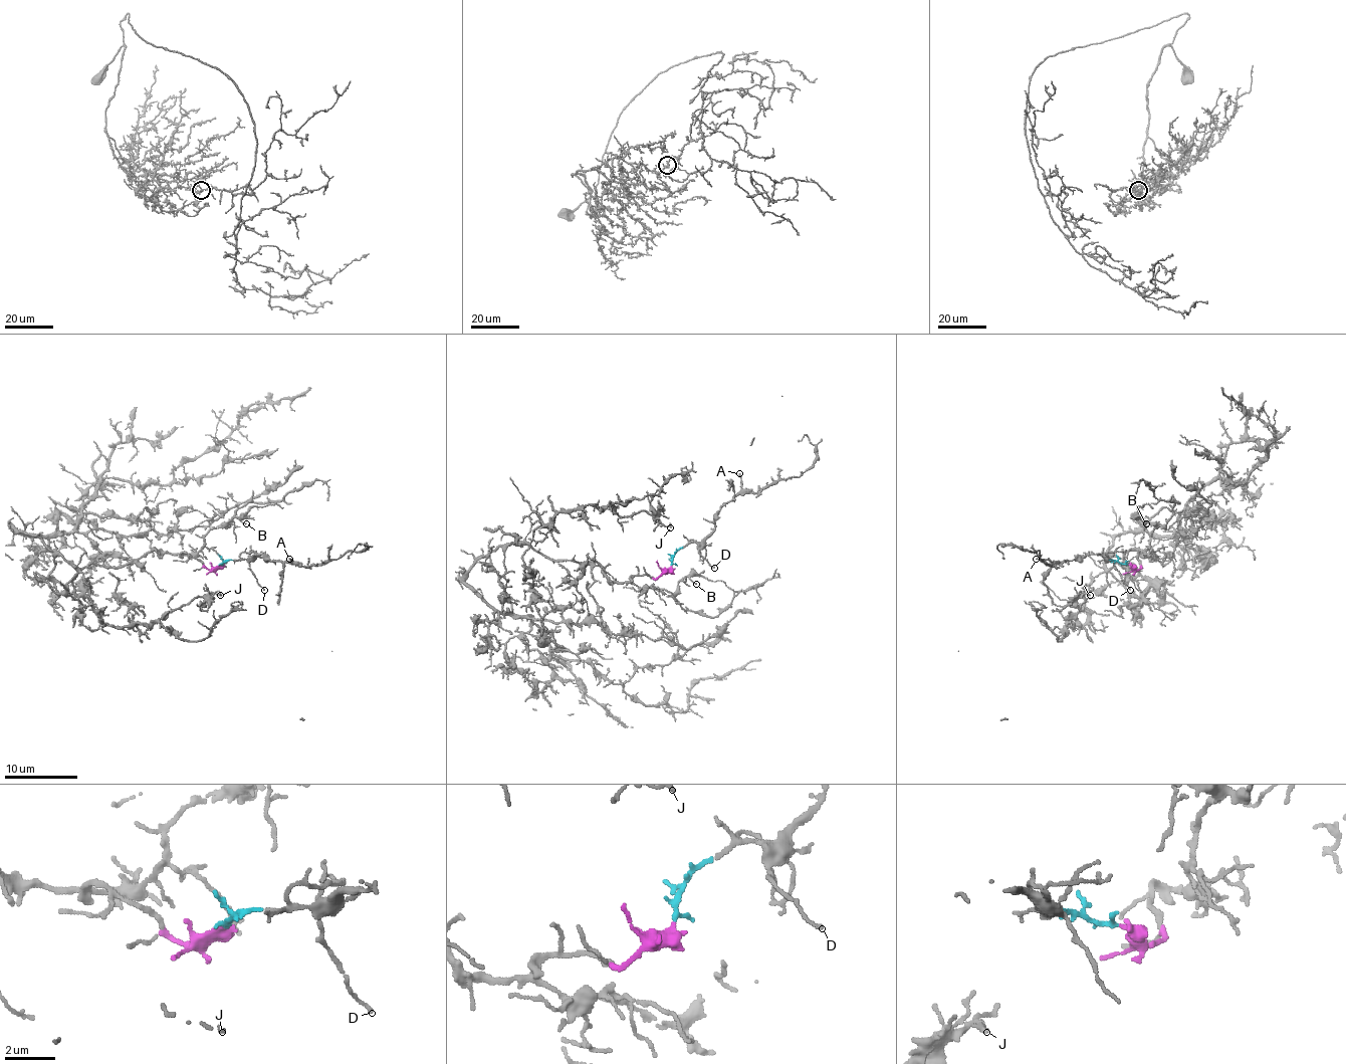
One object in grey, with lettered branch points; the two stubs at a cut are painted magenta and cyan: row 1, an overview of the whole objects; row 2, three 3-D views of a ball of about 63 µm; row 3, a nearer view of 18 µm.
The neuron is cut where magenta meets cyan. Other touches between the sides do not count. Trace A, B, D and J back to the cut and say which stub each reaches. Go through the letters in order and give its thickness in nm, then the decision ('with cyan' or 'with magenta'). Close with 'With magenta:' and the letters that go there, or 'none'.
A: 130 nm thick; with cyan
B: 100 nm thick; with magenta
D: 110 nm thick; with cyan
J: 170 nm thick; with magenta
With magenta: B, J

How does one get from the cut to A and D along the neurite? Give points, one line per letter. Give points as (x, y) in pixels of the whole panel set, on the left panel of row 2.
A: (221, 565), (228, 559), (250, 559), (263, 554), (272, 561), (290, 561), (288, 559)
D: (221, 565), (228, 559), (244, 559), (264, 590)

